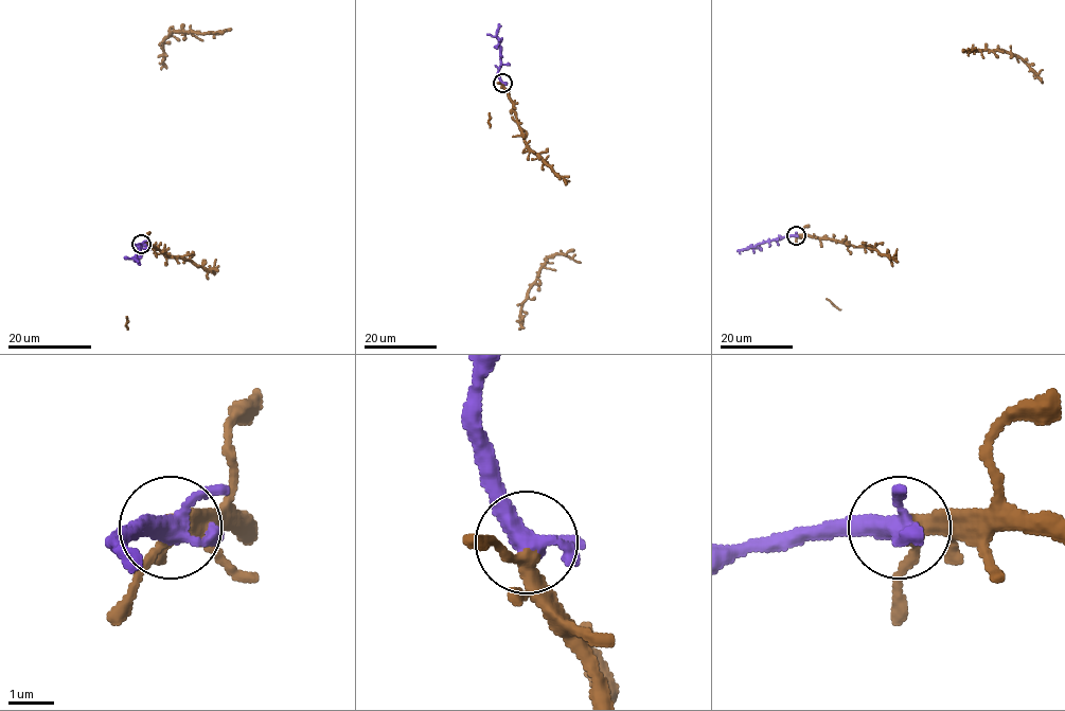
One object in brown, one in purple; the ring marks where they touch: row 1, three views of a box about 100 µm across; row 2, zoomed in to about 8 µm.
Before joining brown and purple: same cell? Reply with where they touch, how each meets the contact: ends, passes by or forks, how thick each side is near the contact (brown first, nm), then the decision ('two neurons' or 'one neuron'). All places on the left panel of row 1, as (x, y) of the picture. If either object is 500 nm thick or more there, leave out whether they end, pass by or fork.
at (141, 244); brown passes by; purple forks there; 300 nm thick on the brown side, 300 nm on the other; one neuron

